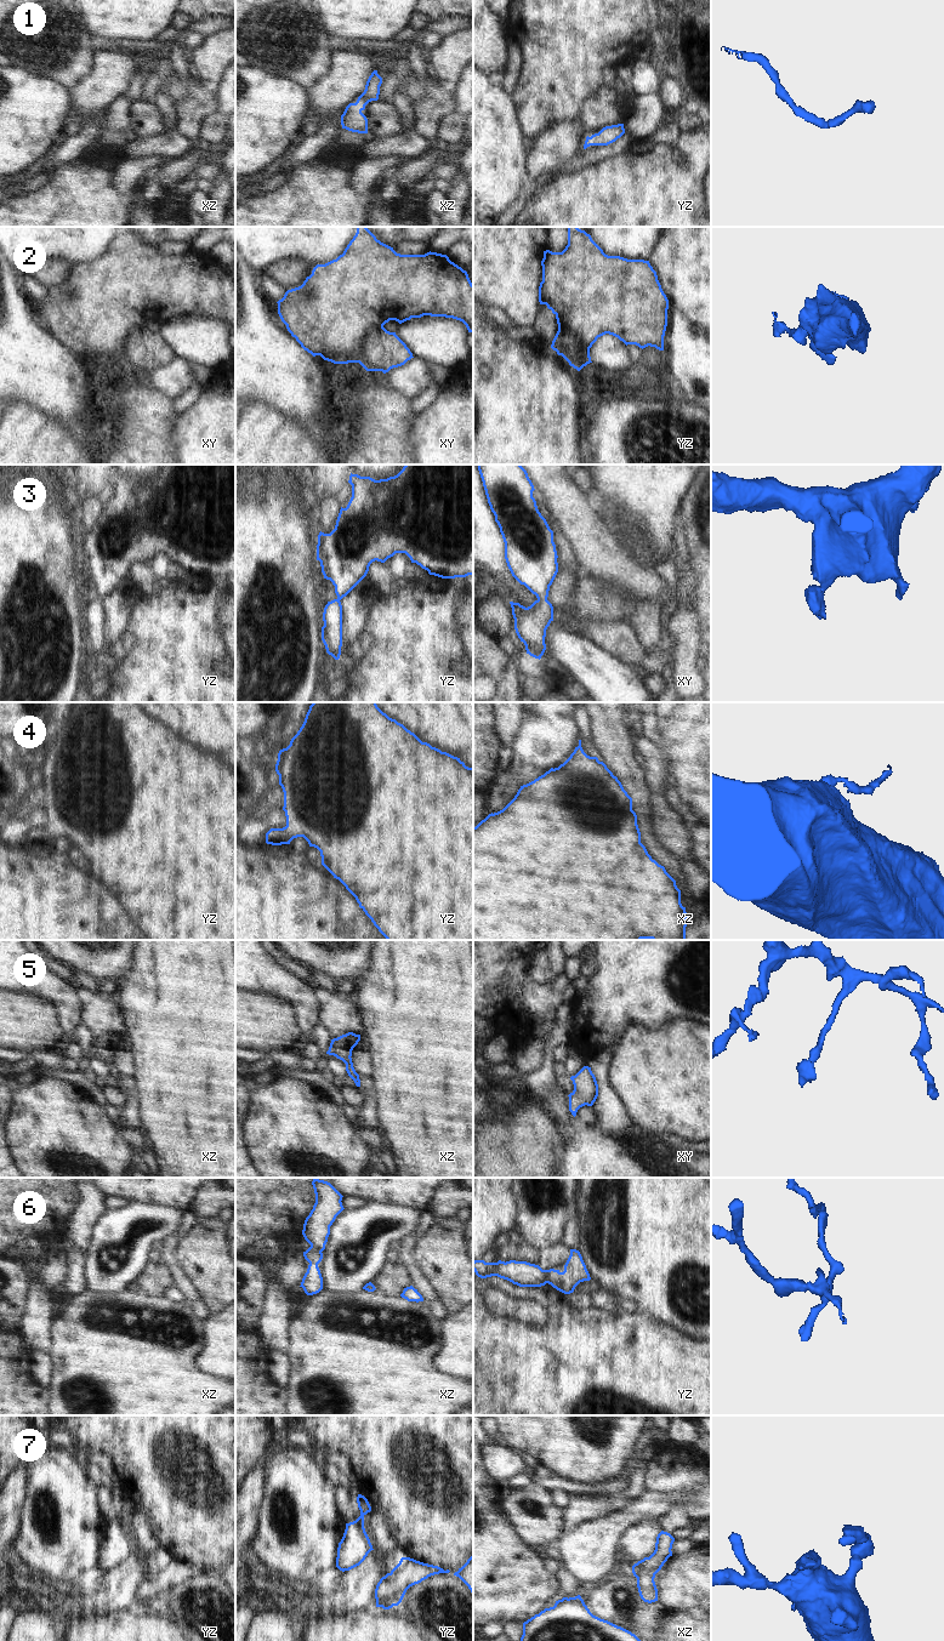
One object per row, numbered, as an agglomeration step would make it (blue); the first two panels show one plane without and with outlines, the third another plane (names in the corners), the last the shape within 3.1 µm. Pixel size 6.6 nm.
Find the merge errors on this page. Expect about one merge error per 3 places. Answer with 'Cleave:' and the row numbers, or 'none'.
Cleave: 2, 6

